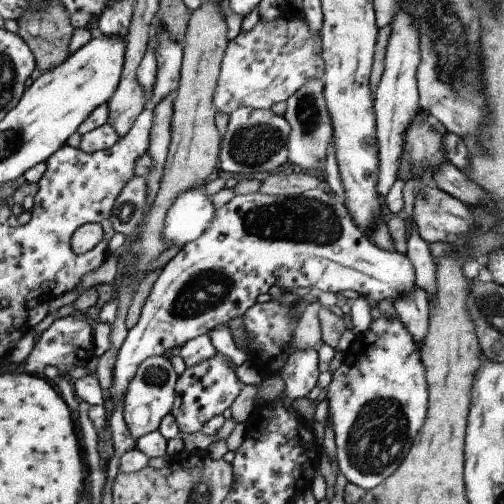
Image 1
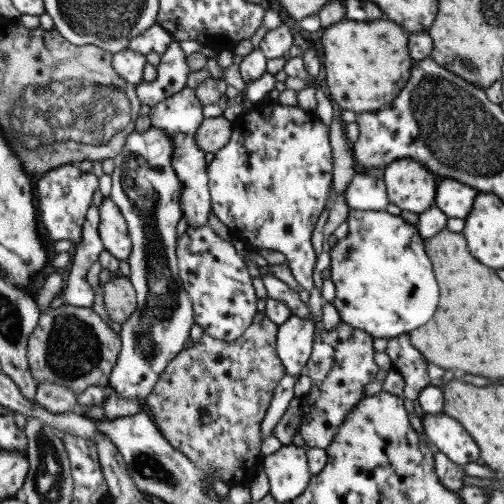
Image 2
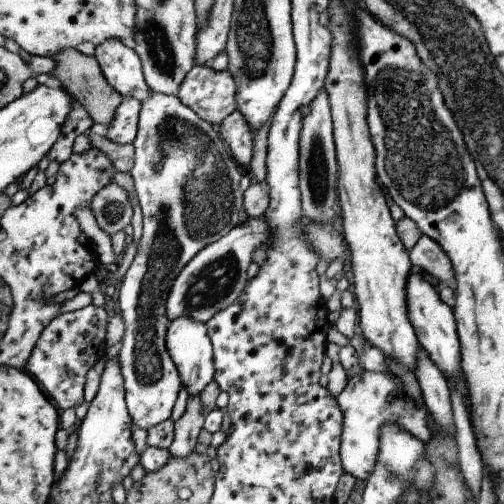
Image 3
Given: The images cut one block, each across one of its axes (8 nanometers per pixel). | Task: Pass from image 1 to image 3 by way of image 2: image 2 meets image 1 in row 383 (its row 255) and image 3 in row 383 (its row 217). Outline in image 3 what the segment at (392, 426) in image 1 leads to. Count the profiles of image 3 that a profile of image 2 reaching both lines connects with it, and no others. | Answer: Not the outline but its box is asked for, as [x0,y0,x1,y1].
[335,372,431,480]

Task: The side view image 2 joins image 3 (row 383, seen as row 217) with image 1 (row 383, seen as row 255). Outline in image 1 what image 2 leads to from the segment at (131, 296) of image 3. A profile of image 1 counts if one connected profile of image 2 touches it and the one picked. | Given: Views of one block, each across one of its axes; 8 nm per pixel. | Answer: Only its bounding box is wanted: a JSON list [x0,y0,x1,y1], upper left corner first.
[123,356,181,440]

